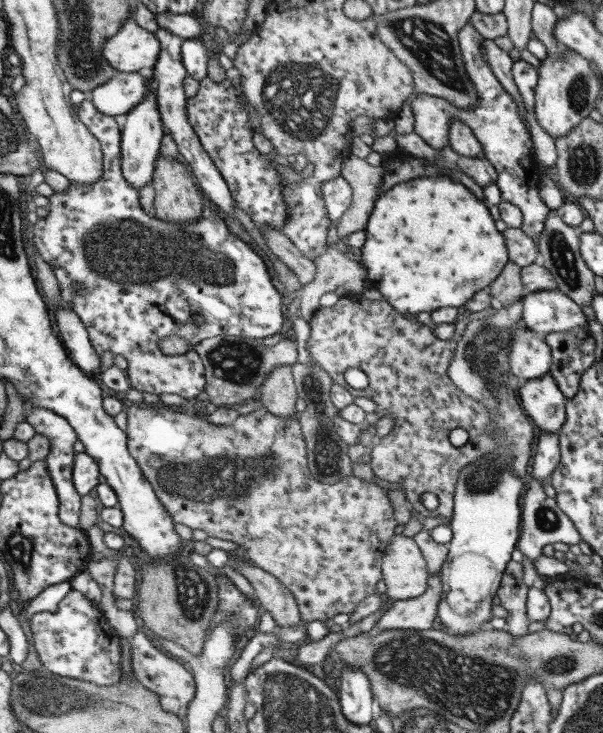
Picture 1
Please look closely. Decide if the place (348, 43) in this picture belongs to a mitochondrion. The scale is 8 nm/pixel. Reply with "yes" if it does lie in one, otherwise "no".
no

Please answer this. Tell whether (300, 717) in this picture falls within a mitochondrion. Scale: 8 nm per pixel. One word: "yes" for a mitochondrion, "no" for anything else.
yes

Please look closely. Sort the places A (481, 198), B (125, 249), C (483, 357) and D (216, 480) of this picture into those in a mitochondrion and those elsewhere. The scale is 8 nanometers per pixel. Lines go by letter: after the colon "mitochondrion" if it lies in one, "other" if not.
A: other
B: mitochondrion
C: mitochondrion
D: mitochondrion

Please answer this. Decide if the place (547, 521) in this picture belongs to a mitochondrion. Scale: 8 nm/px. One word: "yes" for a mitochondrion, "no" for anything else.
yes

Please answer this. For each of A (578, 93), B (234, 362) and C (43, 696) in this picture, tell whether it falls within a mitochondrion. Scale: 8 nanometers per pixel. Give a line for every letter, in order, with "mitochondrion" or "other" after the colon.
A: mitochondrion
B: mitochondrion
C: mitochondrion

